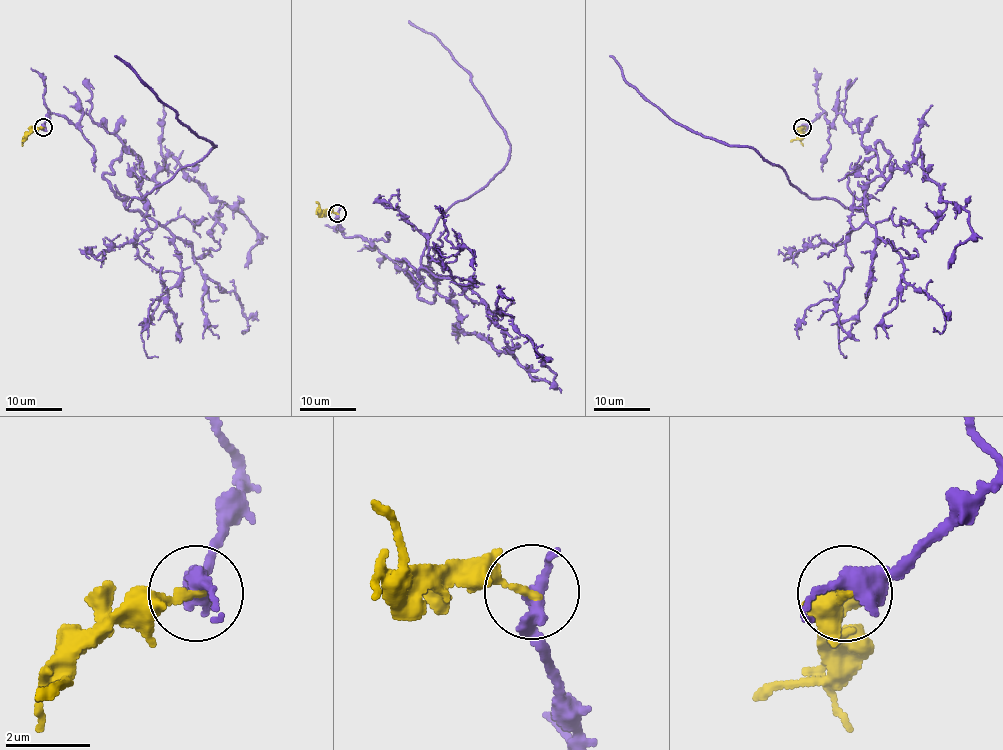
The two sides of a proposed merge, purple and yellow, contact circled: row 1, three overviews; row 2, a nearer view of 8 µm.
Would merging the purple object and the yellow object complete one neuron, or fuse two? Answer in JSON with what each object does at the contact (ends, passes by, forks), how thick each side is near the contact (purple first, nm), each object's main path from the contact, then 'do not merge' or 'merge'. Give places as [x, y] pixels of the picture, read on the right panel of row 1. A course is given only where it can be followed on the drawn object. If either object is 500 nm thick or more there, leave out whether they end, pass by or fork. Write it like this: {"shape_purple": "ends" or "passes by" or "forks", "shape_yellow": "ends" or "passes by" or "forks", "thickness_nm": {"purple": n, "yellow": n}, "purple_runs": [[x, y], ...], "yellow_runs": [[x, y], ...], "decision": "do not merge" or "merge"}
{"shape_purple": "passes by", "shape_yellow": "ends", "thickness_nm": {"purple": 380, "yellow": 180}, "purple_runs": [[802, 127], [841, 113], [876, 152], [860, 226], [866, 215], [810, 198], [749, 146], [680, 126], [609, 56]], "yellow_runs": [[802, 127], [800, 134], [791, 141]], "decision": "do not merge"}

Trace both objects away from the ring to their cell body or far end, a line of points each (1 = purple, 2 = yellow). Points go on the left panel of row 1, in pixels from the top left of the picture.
1: (42, 127), (49, 113), (104, 126), (141, 163), (155, 226), (133, 198), (215, 146), (115, 56)
2: (42, 127), (34, 128), (21, 141)

